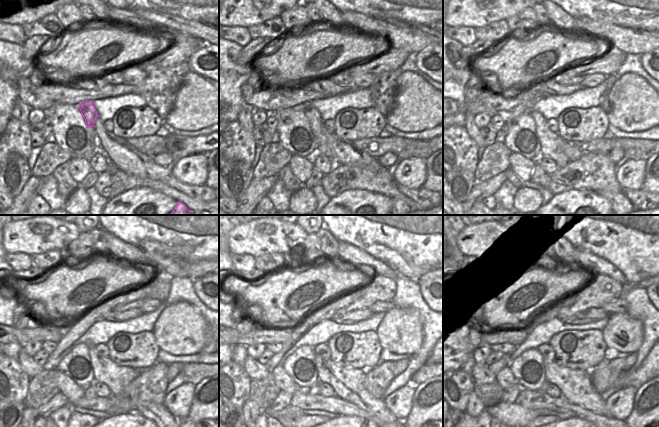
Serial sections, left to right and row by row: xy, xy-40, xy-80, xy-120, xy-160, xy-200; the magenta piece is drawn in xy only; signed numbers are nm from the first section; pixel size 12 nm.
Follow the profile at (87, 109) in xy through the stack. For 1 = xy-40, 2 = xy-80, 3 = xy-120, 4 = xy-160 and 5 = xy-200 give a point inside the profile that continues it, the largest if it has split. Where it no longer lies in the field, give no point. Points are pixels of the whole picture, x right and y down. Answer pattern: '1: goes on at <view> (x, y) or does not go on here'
1: goes on at xy-40 (322, 146)
2: goes on at xy-80 (551, 143)
3: goes on at xy-120 (116, 377)
4: goes on at xy-160 (348, 383)
5: goes on at xy-200 (575, 385)

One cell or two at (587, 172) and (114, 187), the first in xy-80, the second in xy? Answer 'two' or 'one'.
one

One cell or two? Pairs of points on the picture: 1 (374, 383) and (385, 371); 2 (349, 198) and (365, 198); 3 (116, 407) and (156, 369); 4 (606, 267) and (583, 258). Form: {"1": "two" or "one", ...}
{"1": "one", "2": "one", "3": "one", "4": "one"}

